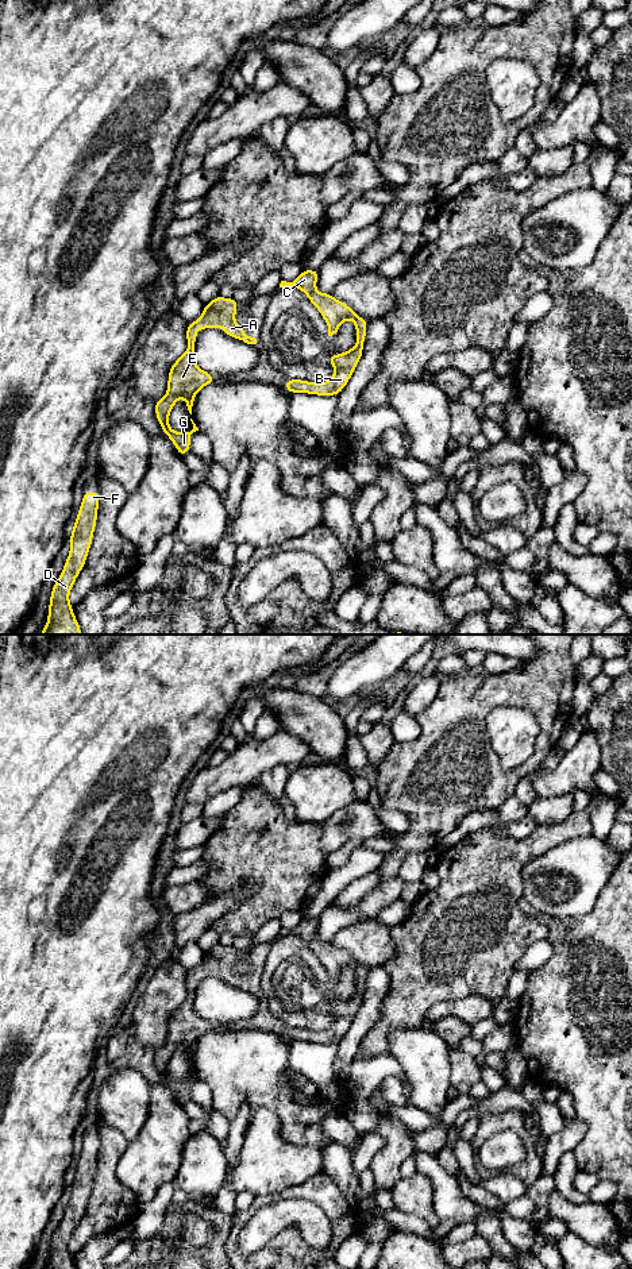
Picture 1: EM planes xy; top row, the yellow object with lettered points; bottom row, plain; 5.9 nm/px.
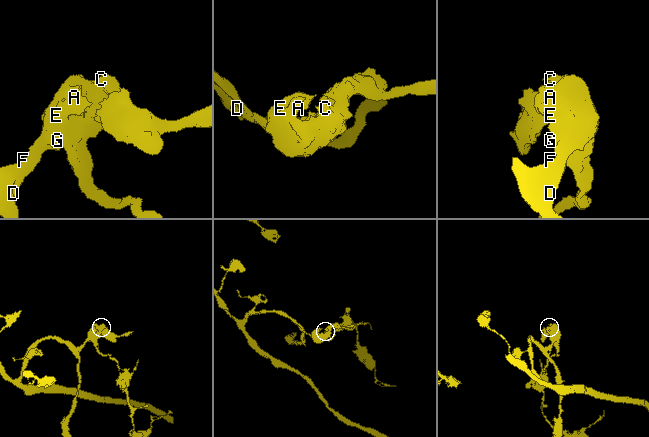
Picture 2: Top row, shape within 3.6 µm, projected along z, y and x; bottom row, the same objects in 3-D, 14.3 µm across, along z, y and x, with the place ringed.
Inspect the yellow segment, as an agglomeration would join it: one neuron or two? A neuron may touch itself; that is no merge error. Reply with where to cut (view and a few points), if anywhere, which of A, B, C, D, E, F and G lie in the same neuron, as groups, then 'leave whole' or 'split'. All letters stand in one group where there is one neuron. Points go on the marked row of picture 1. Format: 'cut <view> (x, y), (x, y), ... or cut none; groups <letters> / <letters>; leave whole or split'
cut none; groups A B C D E F G; leave whole

